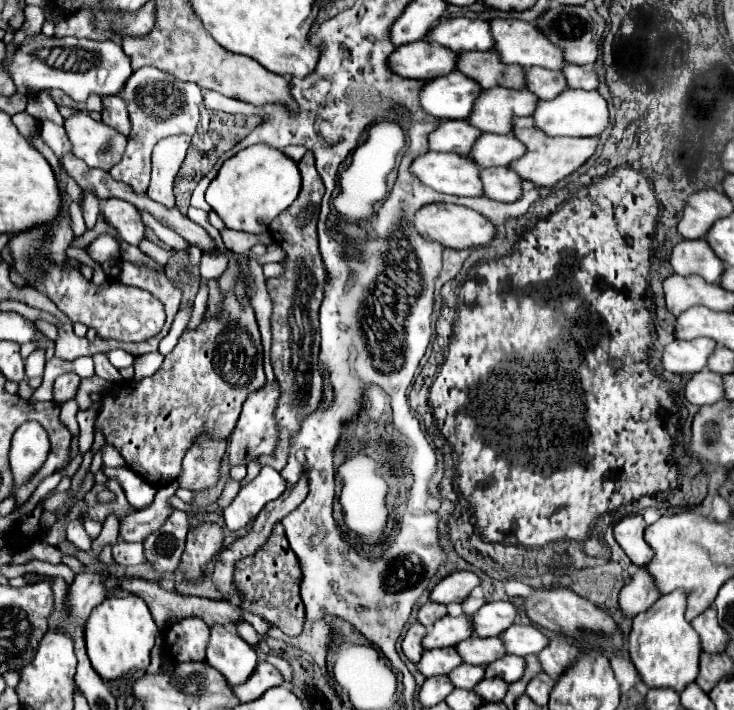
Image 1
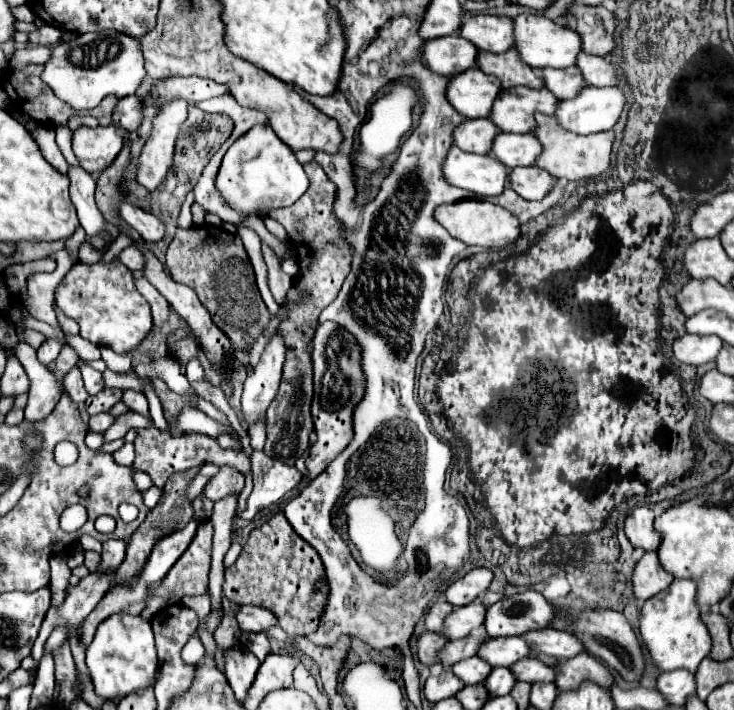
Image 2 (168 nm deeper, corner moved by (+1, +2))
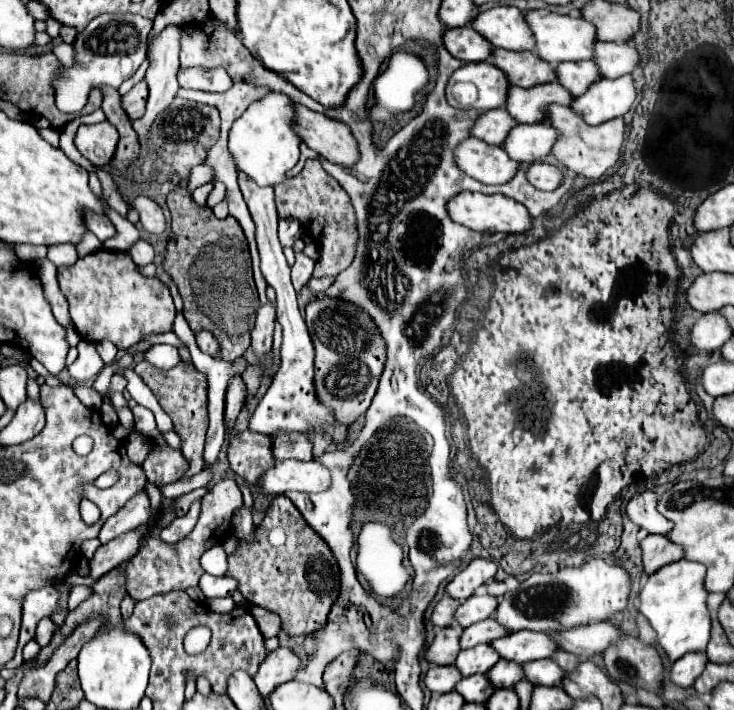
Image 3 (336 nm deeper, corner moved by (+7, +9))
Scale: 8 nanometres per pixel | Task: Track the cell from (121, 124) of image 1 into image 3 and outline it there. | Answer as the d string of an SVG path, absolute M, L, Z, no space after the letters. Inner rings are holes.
M141 81L127 95L121 97L121 107L125 109L129 119L135 121L145 113L145 101L147 101L147 87L145 81Z

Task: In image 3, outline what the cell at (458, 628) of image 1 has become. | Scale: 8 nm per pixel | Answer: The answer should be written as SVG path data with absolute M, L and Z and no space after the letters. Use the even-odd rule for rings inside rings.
M471 595L455 611L455 621L461 627L469 627L477 621L493 617L495 609L497 609L497 599L495 597L491 597L491 595Z

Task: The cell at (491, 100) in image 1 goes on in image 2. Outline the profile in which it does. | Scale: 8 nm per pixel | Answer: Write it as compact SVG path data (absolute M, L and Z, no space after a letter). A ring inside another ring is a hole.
M515 86L497 96L489 118L503 132L527 134L535 130L533 114L535 112L555 114L557 104L559 100L545 88L531 90L531 88Z

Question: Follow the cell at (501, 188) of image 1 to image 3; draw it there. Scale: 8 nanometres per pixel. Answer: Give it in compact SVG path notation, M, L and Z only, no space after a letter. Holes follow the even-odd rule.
M535 161L531 163L531 167L527 169L527 181L539 189L539 191L553 191L559 187L563 179L563 173L559 167L543 163L543 161Z

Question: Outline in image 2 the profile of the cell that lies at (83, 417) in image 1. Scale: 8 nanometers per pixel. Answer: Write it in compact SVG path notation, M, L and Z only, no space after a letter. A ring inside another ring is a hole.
M105 388L105 390L101 390L99 394L89 396L87 402L85 402L85 406L87 406L87 412L89 412L89 414L99 414L111 410L117 402L121 402L121 398L123 398L123 390Z

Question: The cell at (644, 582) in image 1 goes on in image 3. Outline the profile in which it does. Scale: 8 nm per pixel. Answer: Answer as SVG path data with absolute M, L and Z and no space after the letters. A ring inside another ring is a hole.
M647 535L641 541L641 553L643 553L643 577L649 577L661 567L675 563L683 557L681 547L669 543L665 535Z

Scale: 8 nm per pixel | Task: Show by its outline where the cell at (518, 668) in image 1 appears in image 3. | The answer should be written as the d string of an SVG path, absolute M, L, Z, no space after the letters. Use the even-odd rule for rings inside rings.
M539 659L523 663L521 667L525 679L529 679L533 685L561 685L561 675L565 675L565 671L553 659Z

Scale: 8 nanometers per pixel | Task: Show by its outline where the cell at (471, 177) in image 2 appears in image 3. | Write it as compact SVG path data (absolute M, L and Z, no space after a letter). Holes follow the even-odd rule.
M471 137L455 147L455 163L465 175L485 185L507 183L519 167L499 145L481 143Z

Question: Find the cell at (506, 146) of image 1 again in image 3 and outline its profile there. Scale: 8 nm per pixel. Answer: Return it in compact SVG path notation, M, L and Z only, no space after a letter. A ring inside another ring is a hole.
M545 121L533 125L517 125L509 131L503 149L517 163L533 163L549 155L555 139L557 131L553 131L553 127Z

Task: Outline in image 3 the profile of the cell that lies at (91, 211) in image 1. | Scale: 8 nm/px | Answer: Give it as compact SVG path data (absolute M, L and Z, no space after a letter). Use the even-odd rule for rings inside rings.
M85 209L83 211L83 221L85 221L85 227L97 235L99 241L105 241L109 237L115 235L115 227L107 215L103 213L95 213L95 211L89 211Z

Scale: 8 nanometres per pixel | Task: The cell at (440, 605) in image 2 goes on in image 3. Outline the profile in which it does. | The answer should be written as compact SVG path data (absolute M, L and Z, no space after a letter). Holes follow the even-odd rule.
M445 595L433 609L433 615L431 615L431 623L435 627L447 627L453 623L453 613L455 609L459 607L459 601L451 599L449 595Z

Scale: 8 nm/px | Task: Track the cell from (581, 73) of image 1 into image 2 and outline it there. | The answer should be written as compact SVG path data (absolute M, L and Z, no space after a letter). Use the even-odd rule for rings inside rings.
M581 52L577 56L577 66L589 86L615 86L619 82L619 72L615 64L605 56L593 56Z

